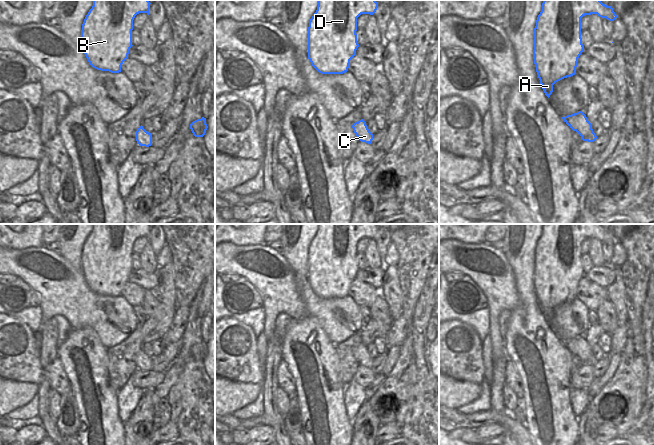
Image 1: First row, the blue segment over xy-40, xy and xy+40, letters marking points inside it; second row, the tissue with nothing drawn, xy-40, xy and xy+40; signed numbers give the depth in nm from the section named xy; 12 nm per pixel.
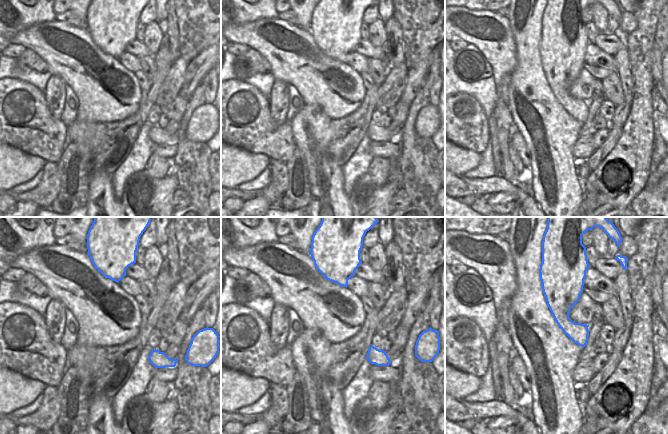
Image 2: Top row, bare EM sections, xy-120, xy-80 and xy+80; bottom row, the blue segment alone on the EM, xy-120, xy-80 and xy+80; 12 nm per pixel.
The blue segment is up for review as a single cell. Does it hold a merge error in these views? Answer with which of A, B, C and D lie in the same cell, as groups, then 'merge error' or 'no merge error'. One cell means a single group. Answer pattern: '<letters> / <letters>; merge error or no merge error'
A B C D; no merge error

